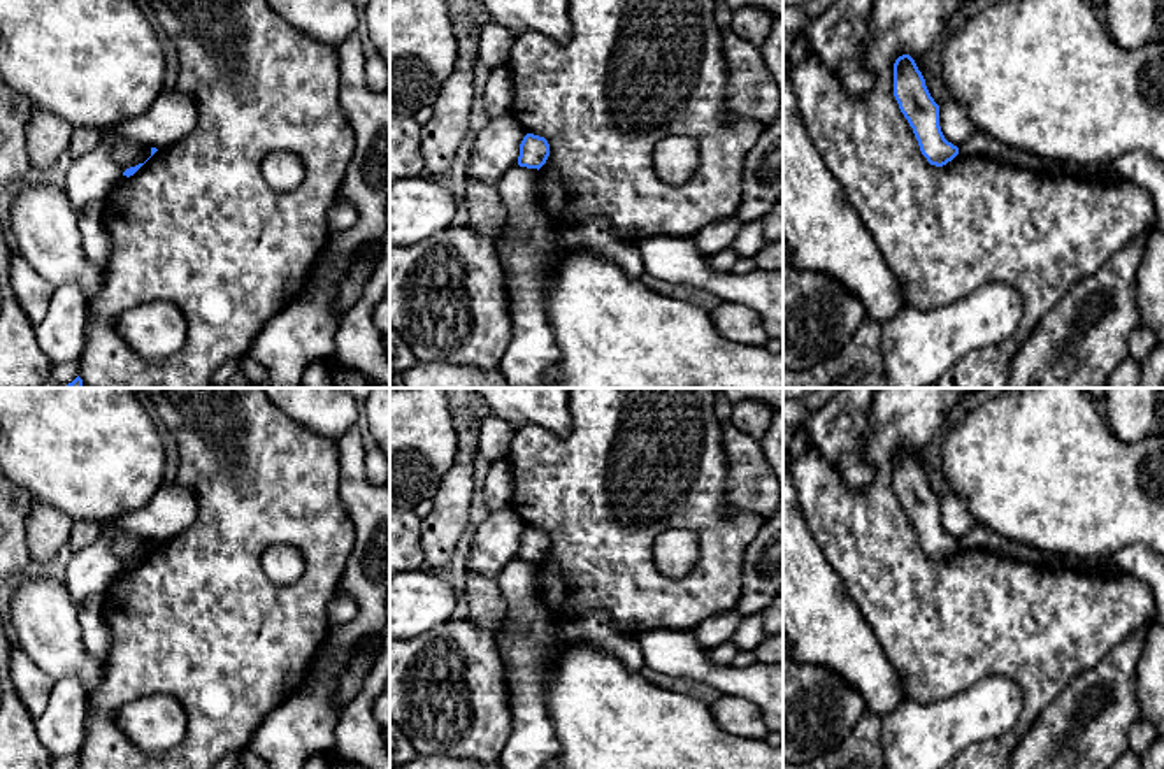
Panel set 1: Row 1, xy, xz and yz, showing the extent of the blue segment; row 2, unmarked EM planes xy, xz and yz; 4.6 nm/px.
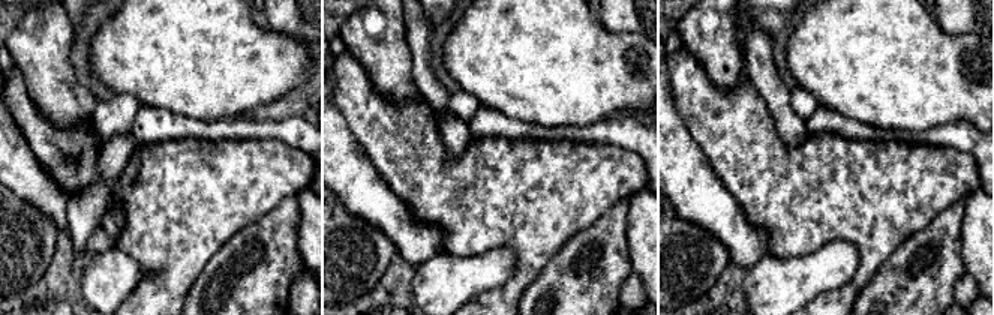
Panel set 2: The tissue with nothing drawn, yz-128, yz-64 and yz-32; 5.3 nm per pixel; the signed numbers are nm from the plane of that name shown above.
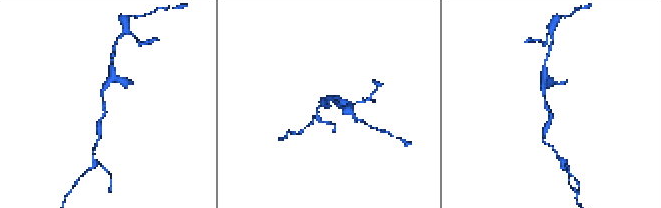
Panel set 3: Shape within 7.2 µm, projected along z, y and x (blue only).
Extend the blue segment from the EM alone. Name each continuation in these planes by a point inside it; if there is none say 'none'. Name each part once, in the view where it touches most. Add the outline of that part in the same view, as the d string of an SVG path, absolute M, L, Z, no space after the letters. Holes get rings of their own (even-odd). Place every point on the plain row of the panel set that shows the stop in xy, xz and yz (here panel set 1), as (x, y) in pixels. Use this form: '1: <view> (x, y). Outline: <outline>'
none

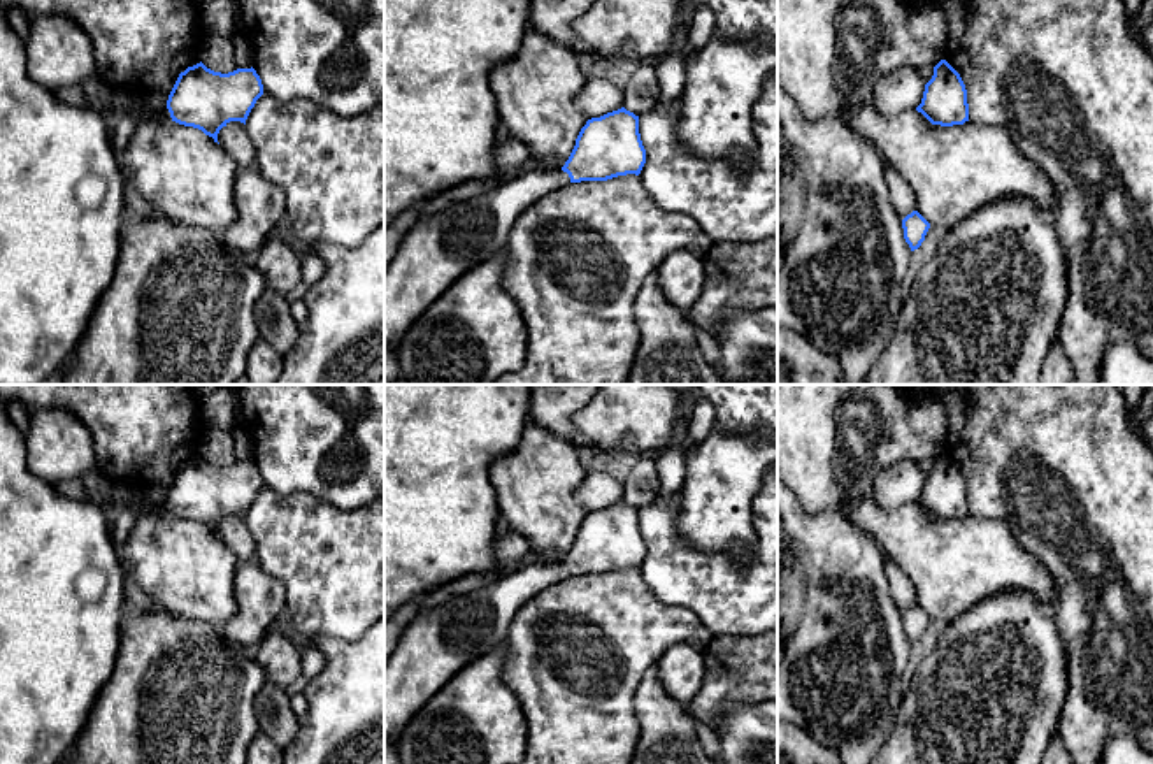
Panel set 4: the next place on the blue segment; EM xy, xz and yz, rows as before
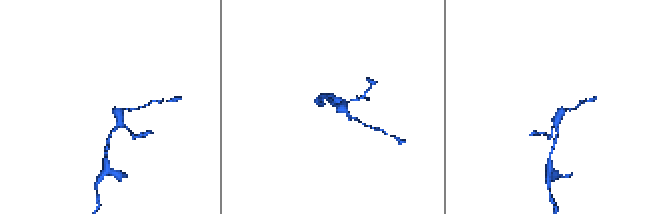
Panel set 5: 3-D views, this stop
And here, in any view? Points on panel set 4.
1: xz (441, 641). Outline: M535 562L419 613L384 664L384 745L395 746L409 720L463 667L505 645L511 620L525 602L567 578L570 571L562 562Z

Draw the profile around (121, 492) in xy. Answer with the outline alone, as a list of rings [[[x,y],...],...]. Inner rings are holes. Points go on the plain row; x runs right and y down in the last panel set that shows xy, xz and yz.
[[[119,481],[112,483],[111,497],[107,499],[105,511],[126,508],[128,501],[132,499],[137,488],[139,488],[137,485],[130,485],[130,483],[119,483]]]

